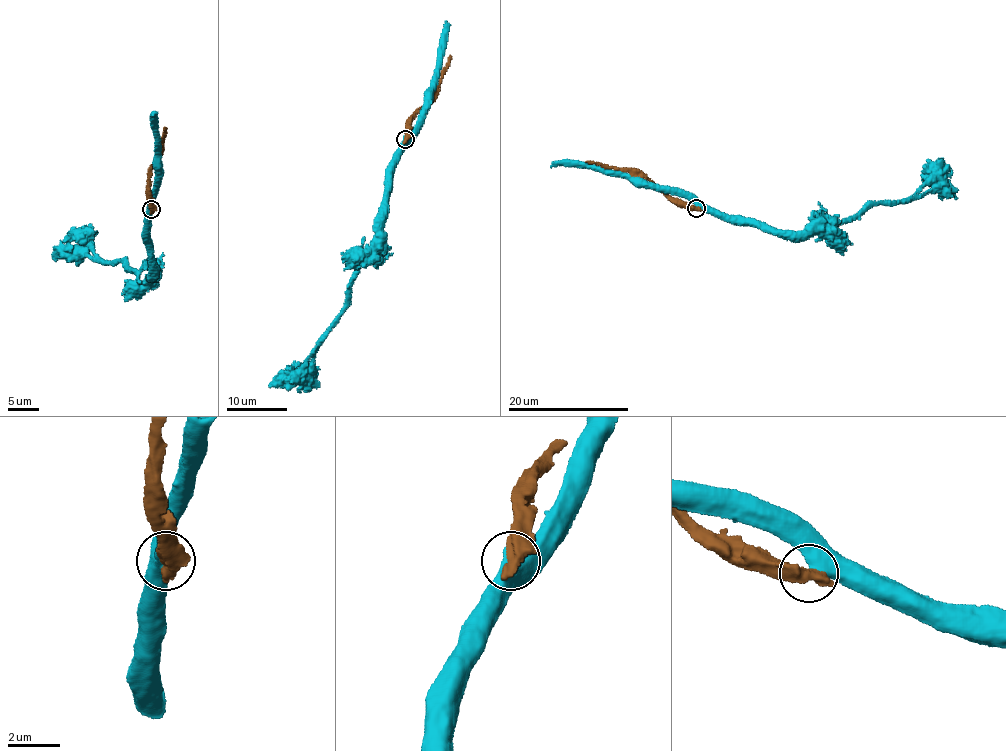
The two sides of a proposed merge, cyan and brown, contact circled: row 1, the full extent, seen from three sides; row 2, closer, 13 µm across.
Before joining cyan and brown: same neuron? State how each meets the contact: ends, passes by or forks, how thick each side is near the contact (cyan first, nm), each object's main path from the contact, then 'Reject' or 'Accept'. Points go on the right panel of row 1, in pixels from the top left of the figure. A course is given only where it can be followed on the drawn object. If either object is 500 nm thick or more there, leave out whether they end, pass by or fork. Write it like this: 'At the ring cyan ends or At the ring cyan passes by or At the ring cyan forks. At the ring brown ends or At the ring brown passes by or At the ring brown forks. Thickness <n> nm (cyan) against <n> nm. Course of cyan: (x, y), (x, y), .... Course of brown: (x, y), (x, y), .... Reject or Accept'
Thickness 600 nm (cyan) against 700 nm. Course of cyan: (695, 207), (752, 218), (783, 232), (805, 232), (880, 203), (905, 203), (933, 189), (956, 197). Course of brown: (695, 207), (678, 206), (648, 179), (635, 177), (622, 168), (586, 162). Reject

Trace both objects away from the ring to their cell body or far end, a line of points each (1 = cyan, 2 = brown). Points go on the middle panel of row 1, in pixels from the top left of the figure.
1: (405, 139), (383, 210), (383, 231), (376, 247), (364, 259), (342, 312), (302, 367), (283, 373), (269, 386)
2: (405, 139), (406, 123), (424, 106), (438, 86), (450, 55)

